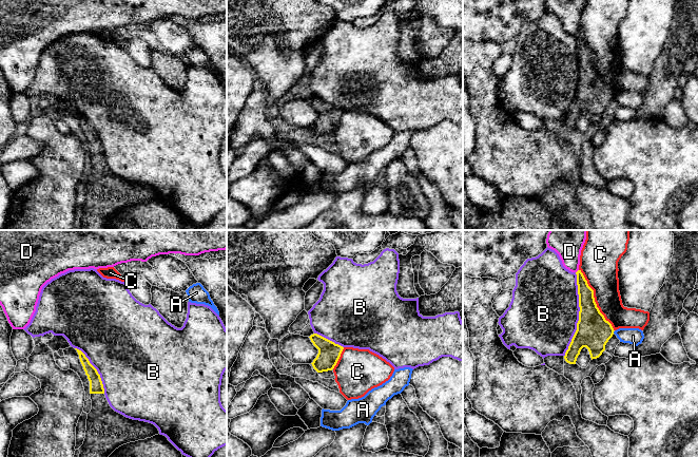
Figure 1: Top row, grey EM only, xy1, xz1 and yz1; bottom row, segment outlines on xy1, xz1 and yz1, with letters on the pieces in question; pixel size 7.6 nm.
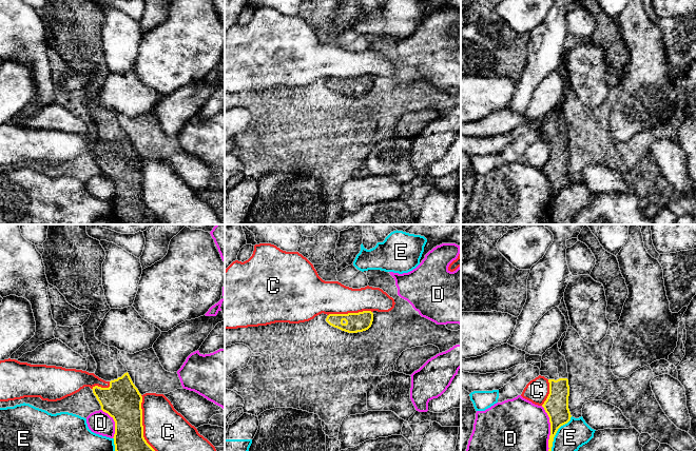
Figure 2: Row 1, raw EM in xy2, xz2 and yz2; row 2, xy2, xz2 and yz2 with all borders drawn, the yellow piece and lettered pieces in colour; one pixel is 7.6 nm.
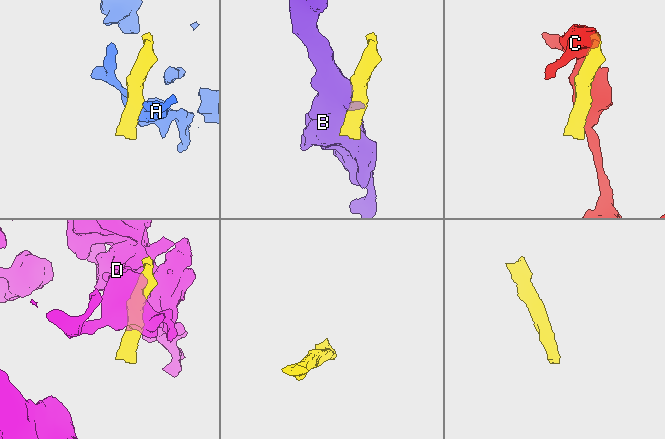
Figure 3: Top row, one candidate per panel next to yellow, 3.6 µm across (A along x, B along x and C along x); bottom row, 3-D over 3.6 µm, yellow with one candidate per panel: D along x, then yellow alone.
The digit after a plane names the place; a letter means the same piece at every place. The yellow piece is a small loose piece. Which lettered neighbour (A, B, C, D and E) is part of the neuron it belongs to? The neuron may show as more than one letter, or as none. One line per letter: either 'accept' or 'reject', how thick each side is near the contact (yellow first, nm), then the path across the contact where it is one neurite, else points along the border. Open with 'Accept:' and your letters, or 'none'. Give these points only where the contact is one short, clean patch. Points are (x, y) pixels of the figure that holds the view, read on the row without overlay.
Accept: none
A: reject; 260 nm thick on the yellow side, 130 nm on the other; border along yz1 (615, 94), (613, 96)
B: reject; 260 nm thick on the yellow side, 500 nm on the other
C: reject; 260 nm thick on the yellow side, 280 nm on the other
D: reject; 180 nm thick on the yellow side, 480 nm on the other
E: reject; 180 nm thick on the yellow side, 220 nm on the other; border along yz2 (572, 180), (558, 193), (549, 215)

